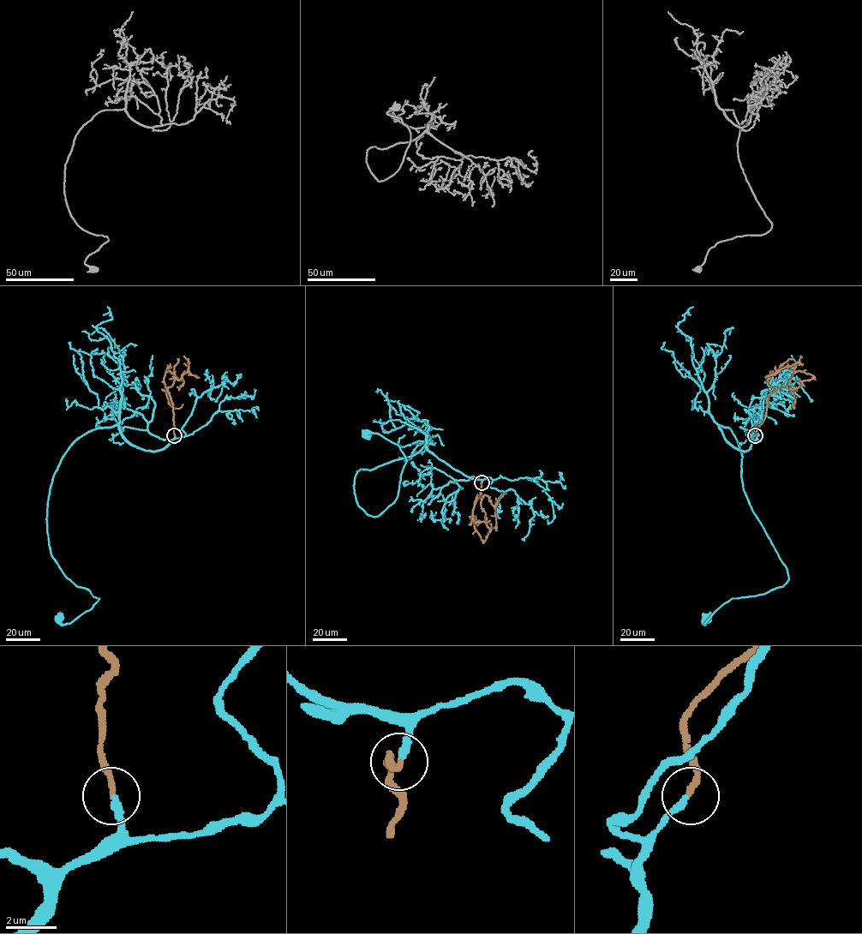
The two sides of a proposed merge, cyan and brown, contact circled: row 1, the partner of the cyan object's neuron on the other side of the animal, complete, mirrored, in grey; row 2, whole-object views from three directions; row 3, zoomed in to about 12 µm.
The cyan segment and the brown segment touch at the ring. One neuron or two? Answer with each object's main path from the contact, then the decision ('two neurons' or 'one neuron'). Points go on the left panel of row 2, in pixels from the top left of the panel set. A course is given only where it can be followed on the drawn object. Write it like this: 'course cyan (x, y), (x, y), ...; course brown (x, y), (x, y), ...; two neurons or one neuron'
course cyan (174, 435), (146, 451), (116, 425), (95, 428), (63, 456), (50, 553), (99, 598), (59, 619); course brown (174, 435), (172, 402), (164, 380), (167, 370), (183, 381), (179, 390); one neuron

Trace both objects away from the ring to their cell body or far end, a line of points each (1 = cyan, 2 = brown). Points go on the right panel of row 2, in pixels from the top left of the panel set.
1: (755, 435), (742, 451), (718, 425), (737, 442), (743, 488), (788, 580), (731, 598), (707, 619)
2: (755, 435), (765, 416), (767, 398), (785, 386), (797, 371), (813, 376), (789, 390)

